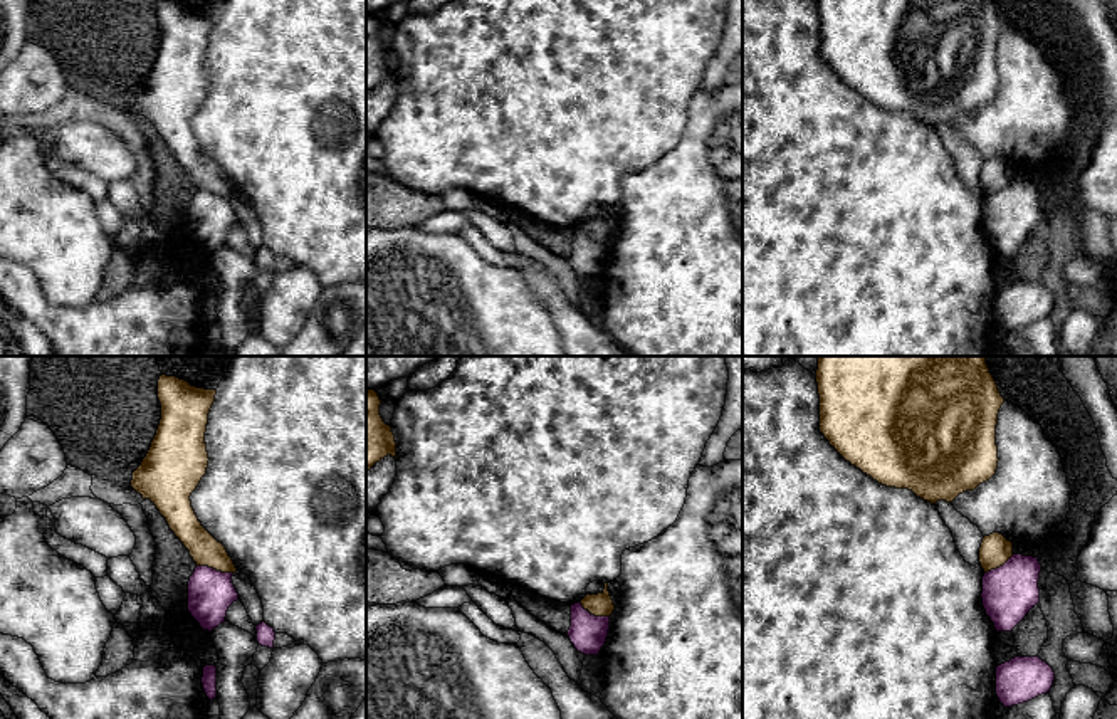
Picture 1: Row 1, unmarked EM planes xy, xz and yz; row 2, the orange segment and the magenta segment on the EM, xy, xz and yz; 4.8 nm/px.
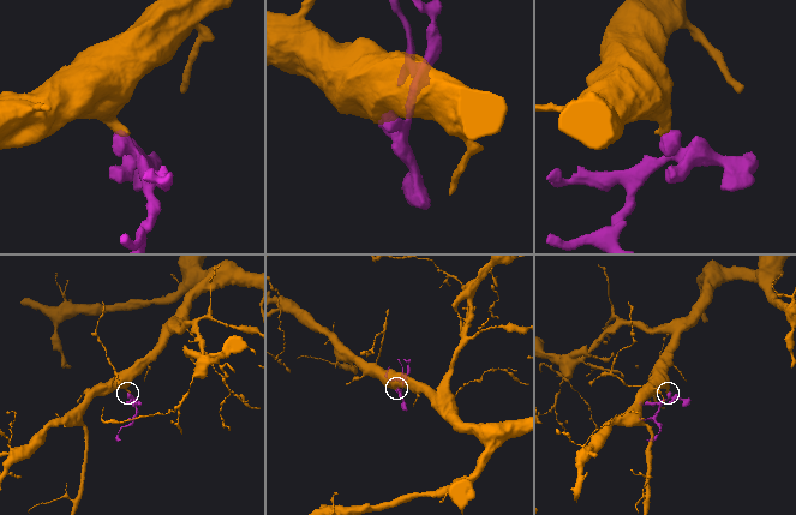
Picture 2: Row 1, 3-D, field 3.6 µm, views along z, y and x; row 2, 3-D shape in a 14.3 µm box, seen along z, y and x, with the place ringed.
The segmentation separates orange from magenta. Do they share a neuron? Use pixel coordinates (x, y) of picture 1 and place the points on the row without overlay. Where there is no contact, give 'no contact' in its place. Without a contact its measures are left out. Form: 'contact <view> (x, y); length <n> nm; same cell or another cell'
contact xy (215, 192); length 180 nm; another cell

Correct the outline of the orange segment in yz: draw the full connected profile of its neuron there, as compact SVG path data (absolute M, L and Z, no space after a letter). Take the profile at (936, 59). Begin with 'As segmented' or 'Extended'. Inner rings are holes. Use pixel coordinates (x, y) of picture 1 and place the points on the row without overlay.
As segmented. M816 0L820 55L852 89L882 109L909 113L936 128L974 114L998 92L996 49L1004 22L993 0Z

